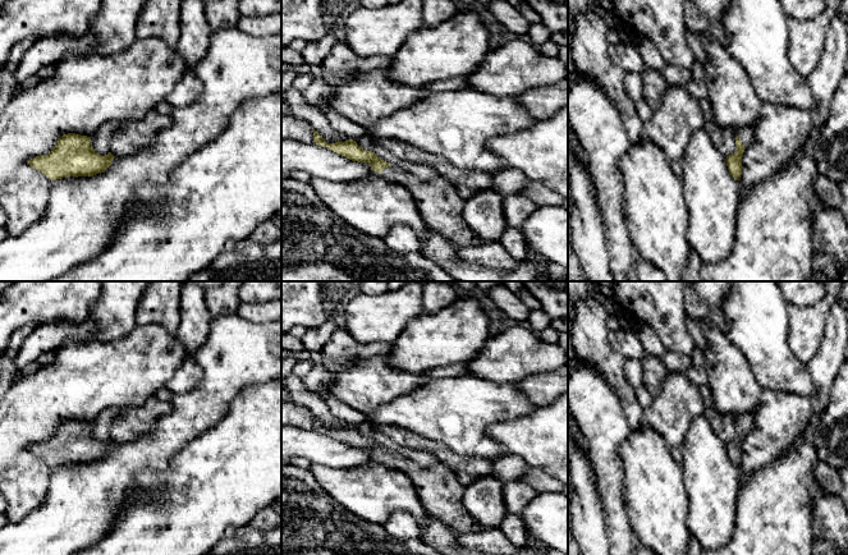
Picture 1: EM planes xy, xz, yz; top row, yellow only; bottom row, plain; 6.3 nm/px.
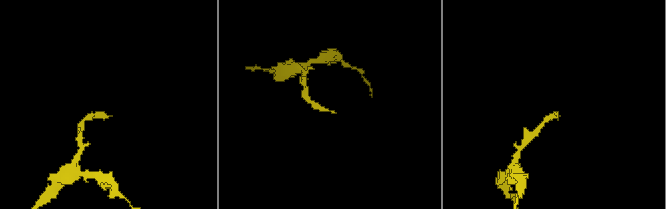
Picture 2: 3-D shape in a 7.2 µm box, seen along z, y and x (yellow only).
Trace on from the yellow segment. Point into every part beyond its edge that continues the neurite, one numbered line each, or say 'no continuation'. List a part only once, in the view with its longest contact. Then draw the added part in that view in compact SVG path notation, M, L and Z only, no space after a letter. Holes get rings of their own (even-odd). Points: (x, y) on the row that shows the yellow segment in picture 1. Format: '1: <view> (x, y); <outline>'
1: xz (439, 203); M395 165L385 168L381 174L372 170L372 174L395 182L412 193L427 230L444 237L459 248L483 243L463 220L466 201L449 179L439 175L430 180L420 180Z

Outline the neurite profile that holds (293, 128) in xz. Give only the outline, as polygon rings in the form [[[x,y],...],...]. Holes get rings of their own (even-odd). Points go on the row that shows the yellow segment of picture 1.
[[[284,114],[281,115],[281,141],[285,139],[299,141],[302,143],[312,143],[312,127],[303,119]]]

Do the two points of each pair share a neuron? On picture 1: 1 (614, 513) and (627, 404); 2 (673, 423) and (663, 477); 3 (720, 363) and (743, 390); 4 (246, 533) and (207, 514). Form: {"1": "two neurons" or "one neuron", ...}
{"1": "two neurons", "2": "two neurons", "3": "one neuron", "4": "two neurons"}

